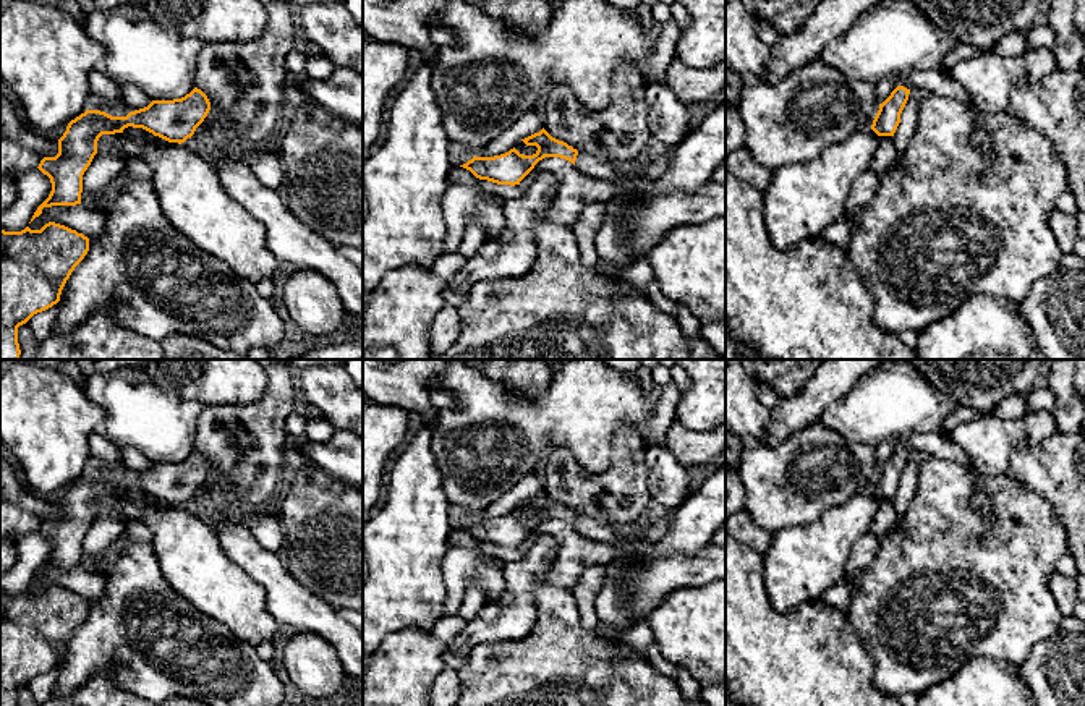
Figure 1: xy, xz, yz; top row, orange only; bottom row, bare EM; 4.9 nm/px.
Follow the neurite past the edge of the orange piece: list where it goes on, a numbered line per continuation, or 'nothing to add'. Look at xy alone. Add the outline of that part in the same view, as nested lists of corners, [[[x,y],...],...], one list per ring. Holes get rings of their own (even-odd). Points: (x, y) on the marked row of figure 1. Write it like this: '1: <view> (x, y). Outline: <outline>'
nothing to add

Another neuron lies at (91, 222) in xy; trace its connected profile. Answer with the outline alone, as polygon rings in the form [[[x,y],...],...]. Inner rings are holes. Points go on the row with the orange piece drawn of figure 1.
[[[83,204],[44,207],[42,214],[36,217],[28,227],[31,230],[40,230],[49,222],[65,225],[87,238],[102,235],[105,228],[104,212],[97,209],[87,209]]]

